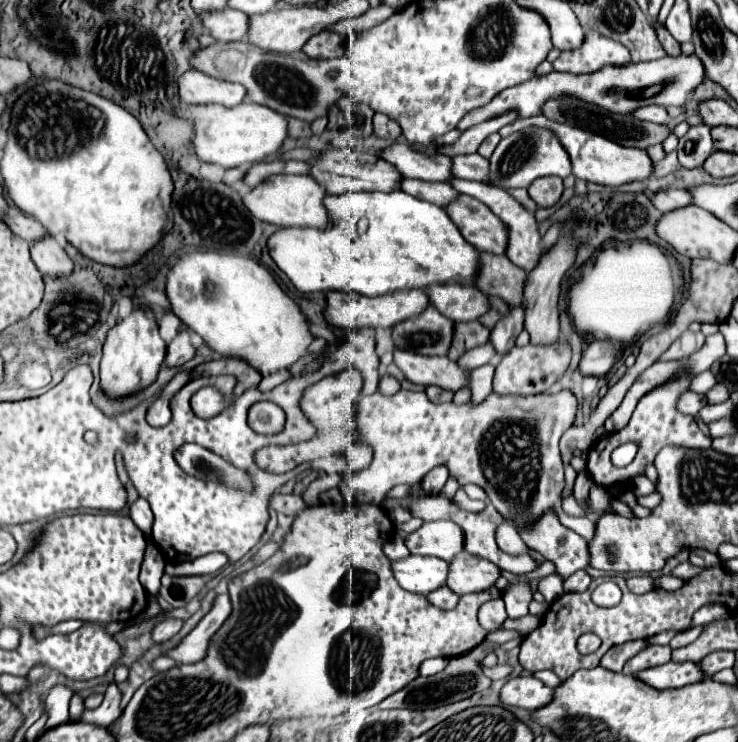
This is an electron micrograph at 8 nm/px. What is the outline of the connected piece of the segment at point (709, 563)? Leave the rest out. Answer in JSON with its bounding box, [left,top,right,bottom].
[690,549,720,569]

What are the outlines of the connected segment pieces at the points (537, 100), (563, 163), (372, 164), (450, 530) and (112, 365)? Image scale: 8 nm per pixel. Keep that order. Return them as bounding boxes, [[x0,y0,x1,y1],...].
[[458,55,704,129],[490,127,572,187],[312,149,402,195],[406,521,464,561],[100,309,166,397]]

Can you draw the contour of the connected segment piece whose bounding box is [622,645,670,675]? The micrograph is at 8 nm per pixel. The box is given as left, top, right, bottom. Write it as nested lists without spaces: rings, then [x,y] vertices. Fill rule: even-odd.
[[[652,645],[644,651],[640,651],[638,655],[634,655],[622,669],[622,673],[626,675],[636,675],[644,669],[656,667],[656,665],[664,665],[670,661],[670,647],[662,647],[662,645]]]

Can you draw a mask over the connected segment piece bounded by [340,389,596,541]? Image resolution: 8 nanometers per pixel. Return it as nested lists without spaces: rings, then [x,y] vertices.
[[[400,389],[394,395],[384,395],[376,391],[372,395],[358,399],[358,437],[366,439],[366,443],[372,445],[374,459],[366,469],[358,473],[348,471],[340,489],[348,501],[354,499],[360,503],[380,505],[392,487],[400,483],[416,485],[434,467],[444,465],[460,487],[464,487],[464,483],[476,483],[478,487],[482,487],[502,517],[512,519],[518,525],[524,525],[528,521],[534,521],[548,509],[556,509],[560,521],[568,529],[574,529],[586,541],[592,541],[596,531],[594,521],[590,521],[588,517],[570,517],[560,509],[564,467],[558,451],[558,439],[568,427],[574,425],[576,411],[578,411],[578,399],[568,389],[562,389],[558,393],[538,393],[526,397],[490,393],[482,403],[466,401],[460,405],[456,405],[454,401],[434,405],[432,401],[428,401],[424,391]]]

